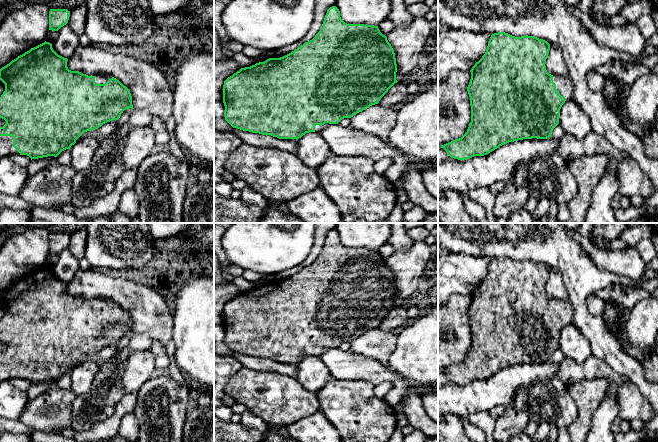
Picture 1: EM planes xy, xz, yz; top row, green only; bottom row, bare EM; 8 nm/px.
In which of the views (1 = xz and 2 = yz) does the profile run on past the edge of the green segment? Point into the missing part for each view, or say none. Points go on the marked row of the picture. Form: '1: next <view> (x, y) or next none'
1: next xz (318, 128)
2: next yz (564, 85)

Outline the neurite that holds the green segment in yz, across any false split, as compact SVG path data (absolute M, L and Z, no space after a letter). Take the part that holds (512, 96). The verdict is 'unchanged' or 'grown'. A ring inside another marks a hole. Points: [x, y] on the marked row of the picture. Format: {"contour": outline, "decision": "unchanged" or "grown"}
{"contour": "M498 32L492 34L489 39L485 54L478 62L475 63L475 65L470 70L471 79L467 87L467 91L470 97L471 122L467 129L467 132L459 139L441 145L441 148L443 148L451 158L462 161L470 159L474 156L487 155L490 152L494 151L495 149L499 148L500 146L507 144L509 142L532 138L547 139L551 137L553 129L559 124L560 109L562 105L572 97L574 86L569 75L566 76L551 75L547 72L545 64L546 59L548 58L549 50L550 44L547 41L539 39L534 36L526 35L521 37L515 37L505 32Z", "decision": "grown"}

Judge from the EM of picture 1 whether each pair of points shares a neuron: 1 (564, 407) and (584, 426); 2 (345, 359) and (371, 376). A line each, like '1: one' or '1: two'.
1: two
2: one

